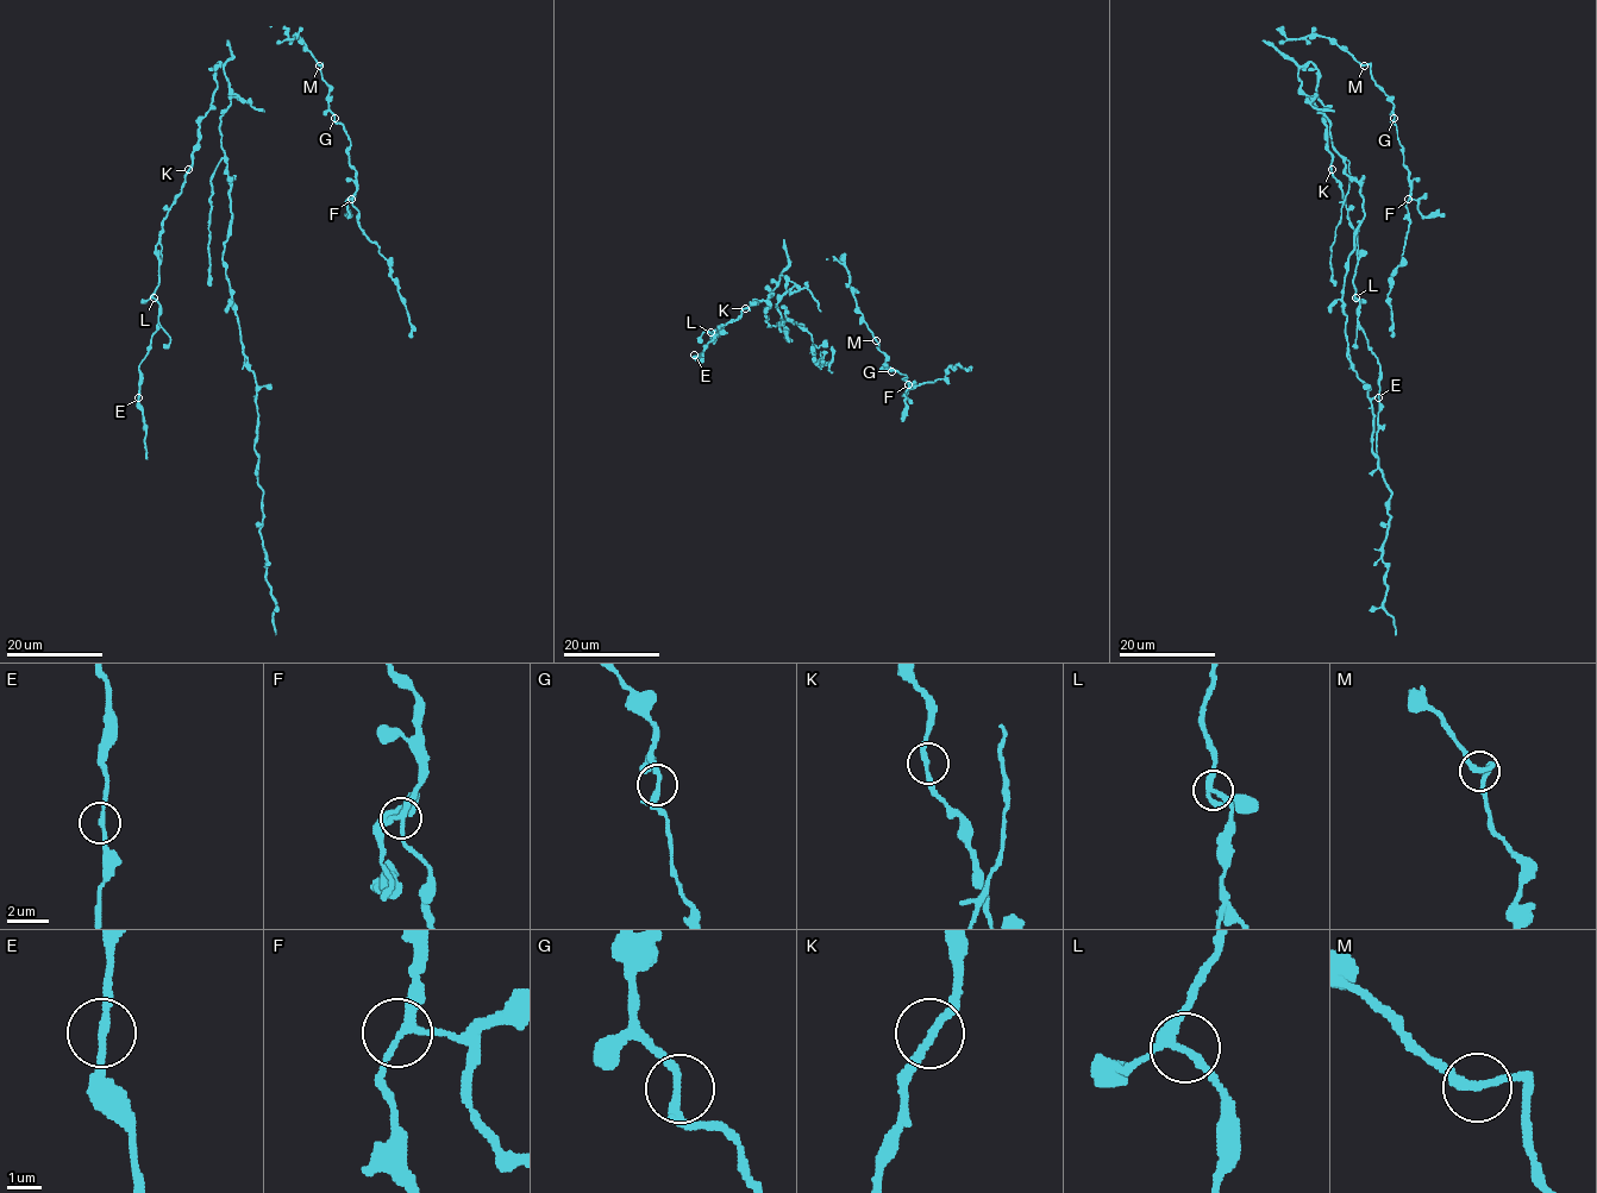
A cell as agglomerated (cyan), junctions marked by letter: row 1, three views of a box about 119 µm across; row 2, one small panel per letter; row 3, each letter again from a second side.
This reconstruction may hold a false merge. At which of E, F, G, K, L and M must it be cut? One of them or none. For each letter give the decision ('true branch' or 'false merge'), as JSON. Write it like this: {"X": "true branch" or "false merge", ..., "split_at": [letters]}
{"E": "true branch", "F": "true branch", "G": "true branch", "K": "true branch", "L": "true branch", "M": "true branch", "split_at": []}

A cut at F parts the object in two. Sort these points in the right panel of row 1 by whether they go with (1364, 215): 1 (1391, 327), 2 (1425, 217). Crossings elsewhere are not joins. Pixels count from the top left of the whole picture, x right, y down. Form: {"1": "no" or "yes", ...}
{"1": "no", "2": "yes"}

